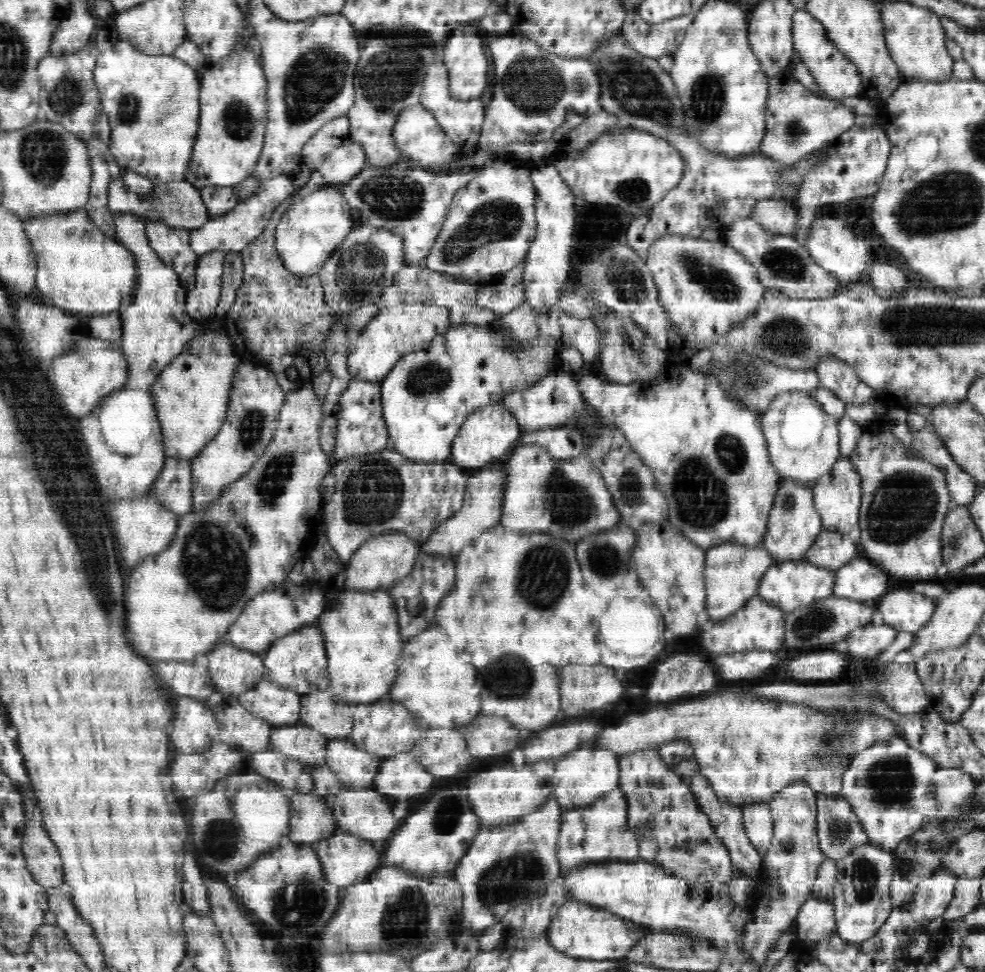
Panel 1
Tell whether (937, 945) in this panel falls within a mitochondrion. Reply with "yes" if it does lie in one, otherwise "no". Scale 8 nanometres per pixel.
no

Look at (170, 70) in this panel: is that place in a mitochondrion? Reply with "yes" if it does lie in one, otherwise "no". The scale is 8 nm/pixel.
no

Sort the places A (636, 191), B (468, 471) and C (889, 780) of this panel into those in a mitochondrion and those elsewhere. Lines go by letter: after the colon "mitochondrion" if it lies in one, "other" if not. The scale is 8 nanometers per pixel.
A: mitochondrion
B: other
C: mitochondrion

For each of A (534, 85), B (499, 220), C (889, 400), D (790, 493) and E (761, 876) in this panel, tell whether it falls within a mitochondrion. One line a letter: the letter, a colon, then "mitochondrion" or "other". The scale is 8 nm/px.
A: mitochondrion
B: mitochondrion
C: other
D: other
E: other

